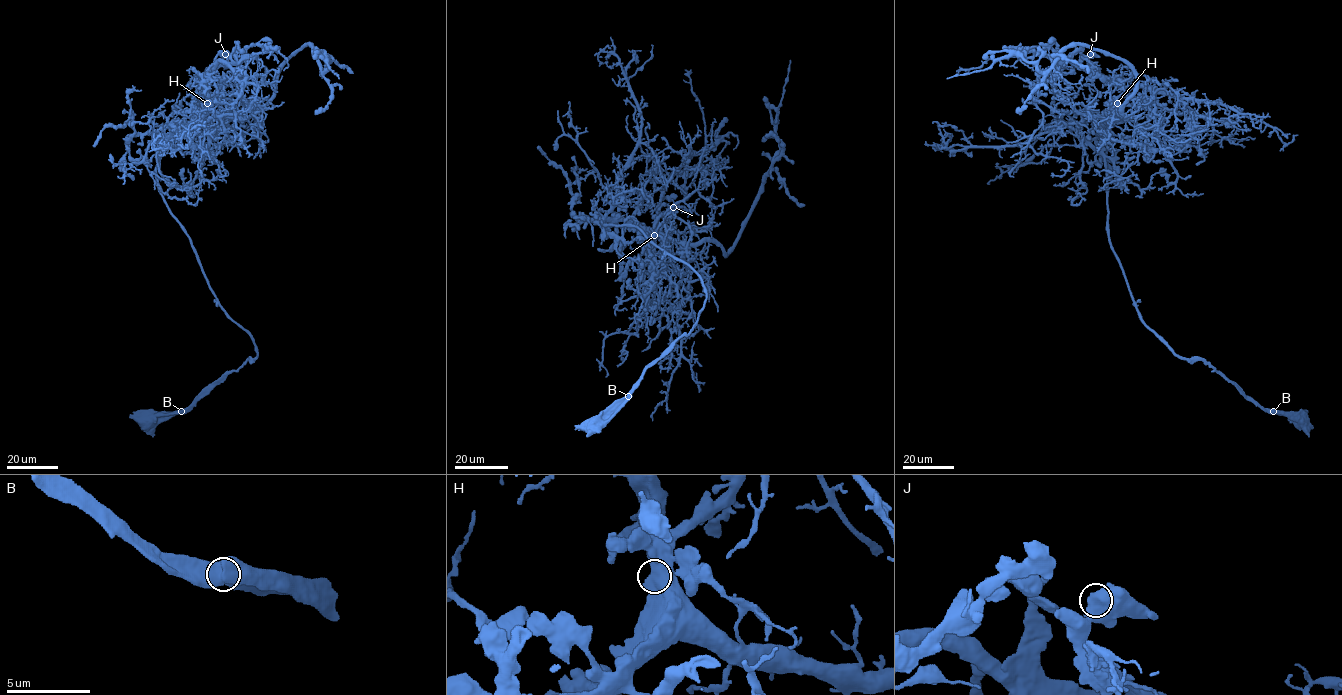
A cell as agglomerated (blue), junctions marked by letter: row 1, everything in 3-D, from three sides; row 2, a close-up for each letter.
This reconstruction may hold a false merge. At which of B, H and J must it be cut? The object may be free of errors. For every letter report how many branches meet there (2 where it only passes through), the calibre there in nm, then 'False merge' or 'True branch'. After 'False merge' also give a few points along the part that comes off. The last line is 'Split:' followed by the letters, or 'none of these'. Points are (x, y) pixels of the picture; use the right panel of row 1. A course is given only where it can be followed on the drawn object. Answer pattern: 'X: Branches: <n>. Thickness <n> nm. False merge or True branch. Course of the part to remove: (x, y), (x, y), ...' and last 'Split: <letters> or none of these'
B: Branches: 1. Thickness 900 nm. True branch
H: Branches: 1. Thickness 900 nm. True branch
J: Branches: 1. Thickness 850 nm. True branch
Split: none of these

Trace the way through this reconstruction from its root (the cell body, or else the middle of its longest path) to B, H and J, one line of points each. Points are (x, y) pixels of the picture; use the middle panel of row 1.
B: (595, 423), (628, 396)
H: (595, 423), (690, 330), (706, 299), (702, 279), (637, 227), (602, 224), (628, 220), (654, 235)
J: (595, 423), (703, 306), (688, 265), (636, 226), (602, 224), (635, 222), (654, 241), (673, 207)

